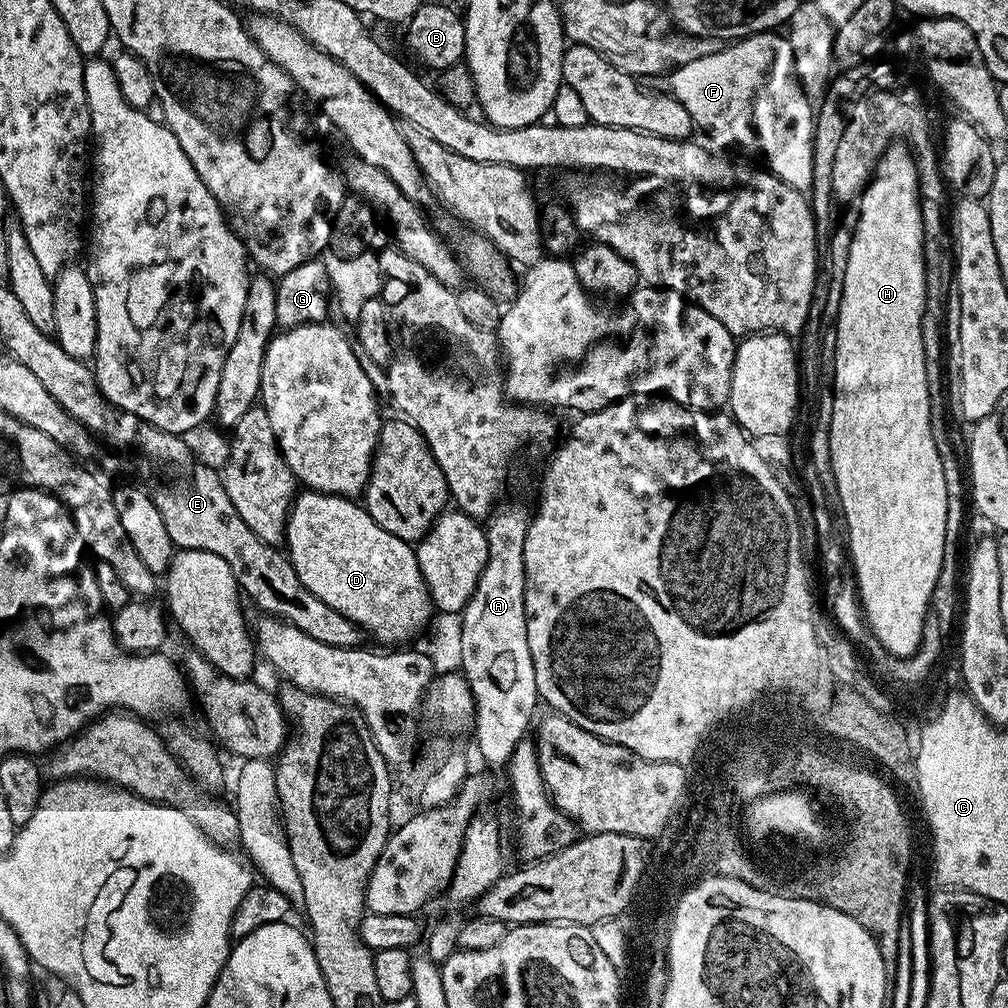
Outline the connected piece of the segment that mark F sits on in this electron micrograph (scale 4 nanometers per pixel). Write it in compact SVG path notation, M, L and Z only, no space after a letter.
M776 30L755 32L753 36L745 36L722 46L714 54L671 69L668 78L667 91L678 102L682 102L682 106L686 106L686 114L690 114L693 125L699 131L701 128L713 140L713 145L741 148L752 156L761 156L764 159L763 167L782 182L802 193L811 189L814 104L804 93L800 77L796 75L792 43L787 35Z

